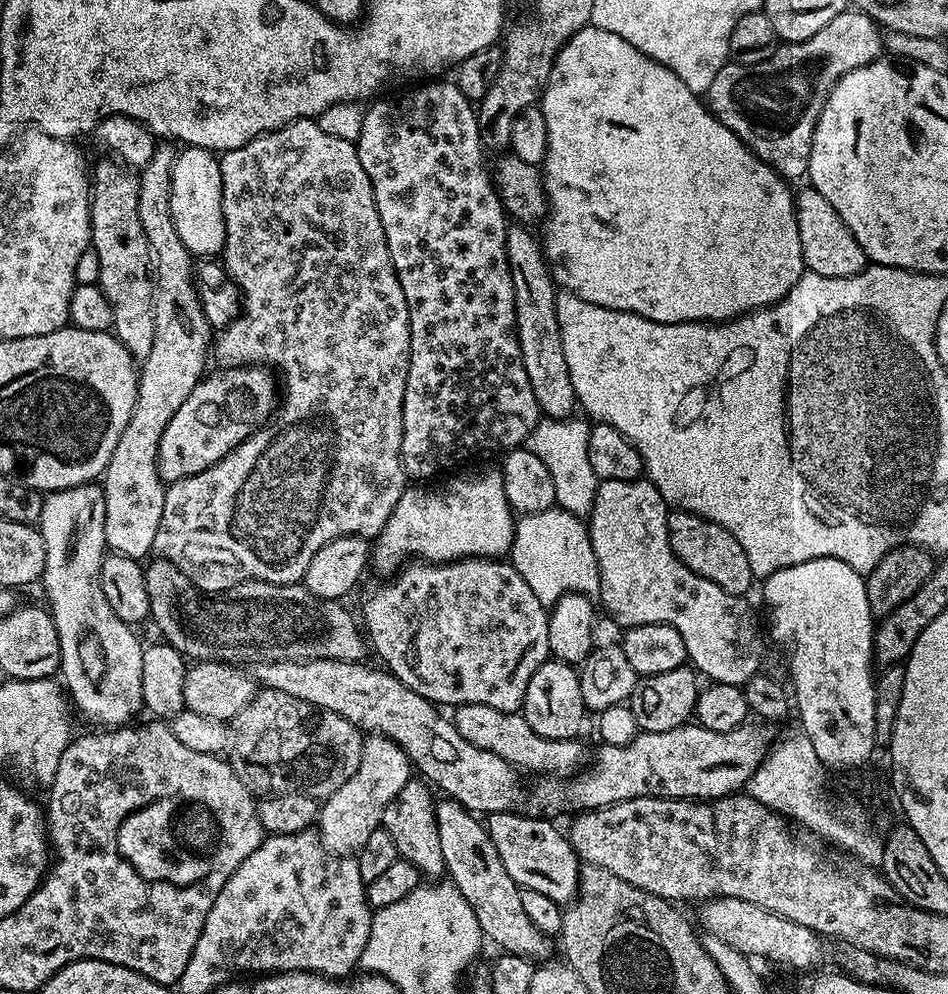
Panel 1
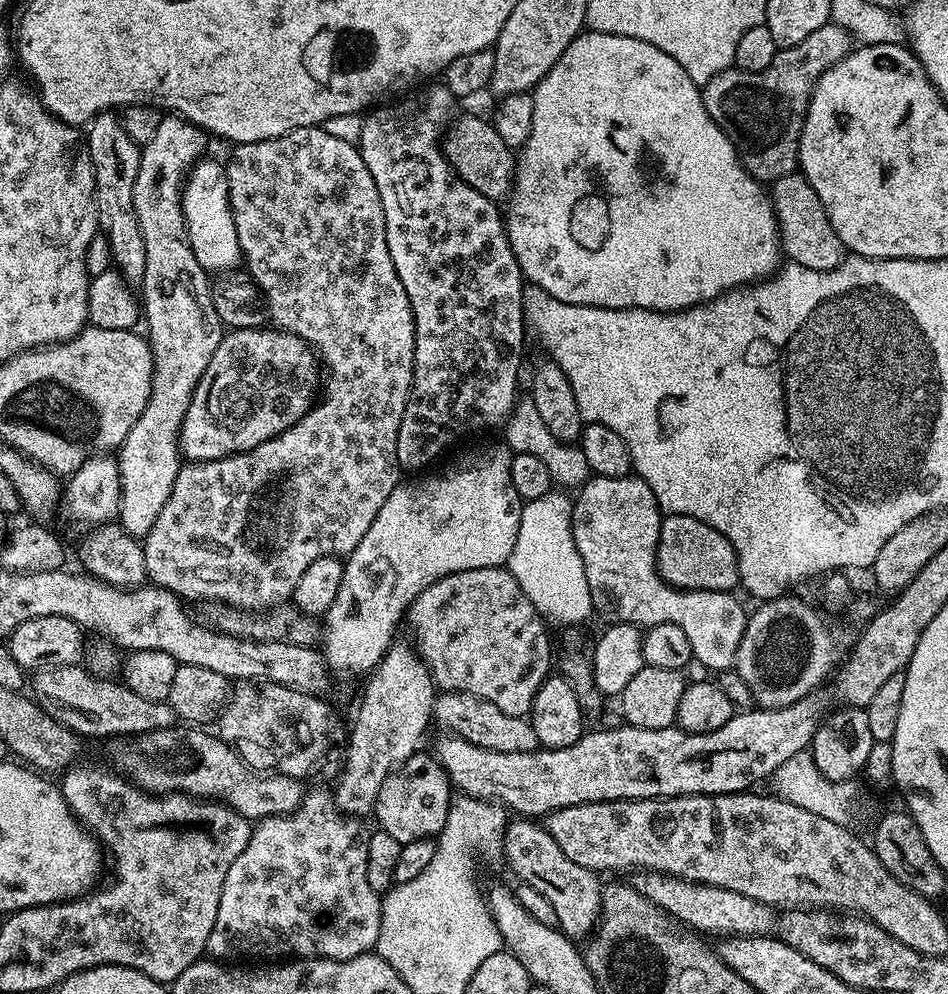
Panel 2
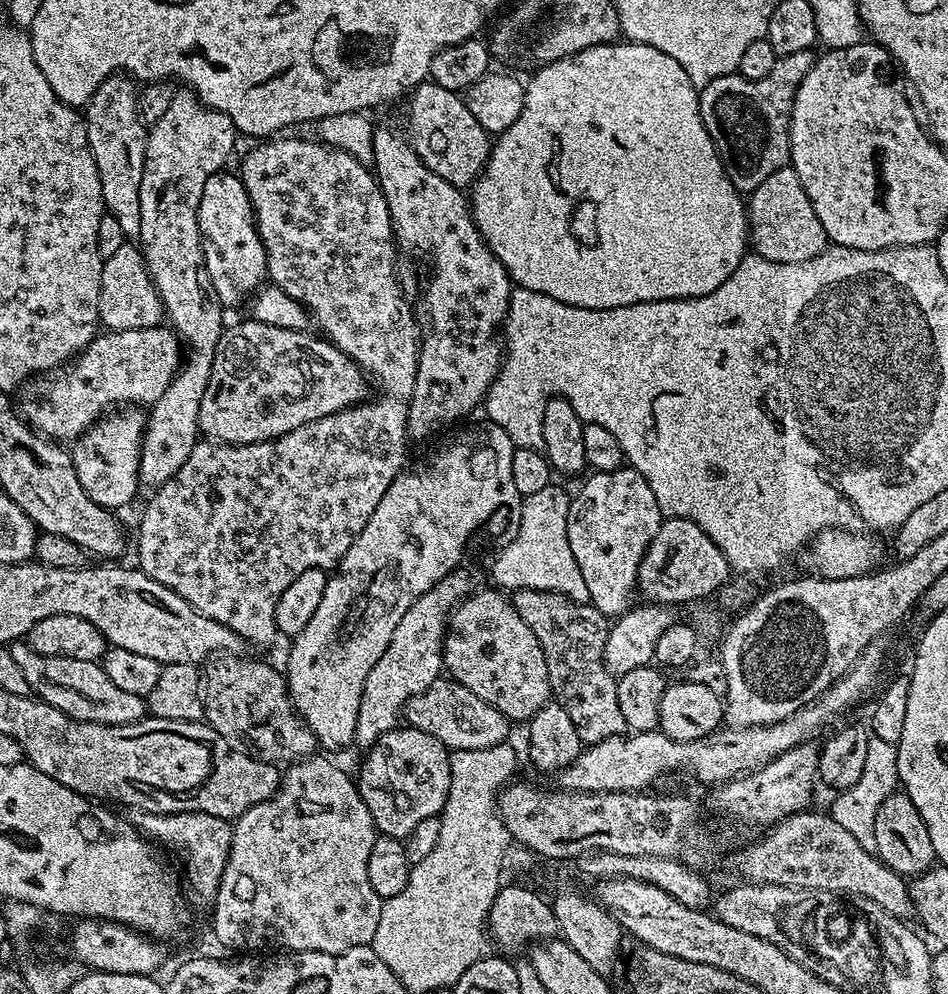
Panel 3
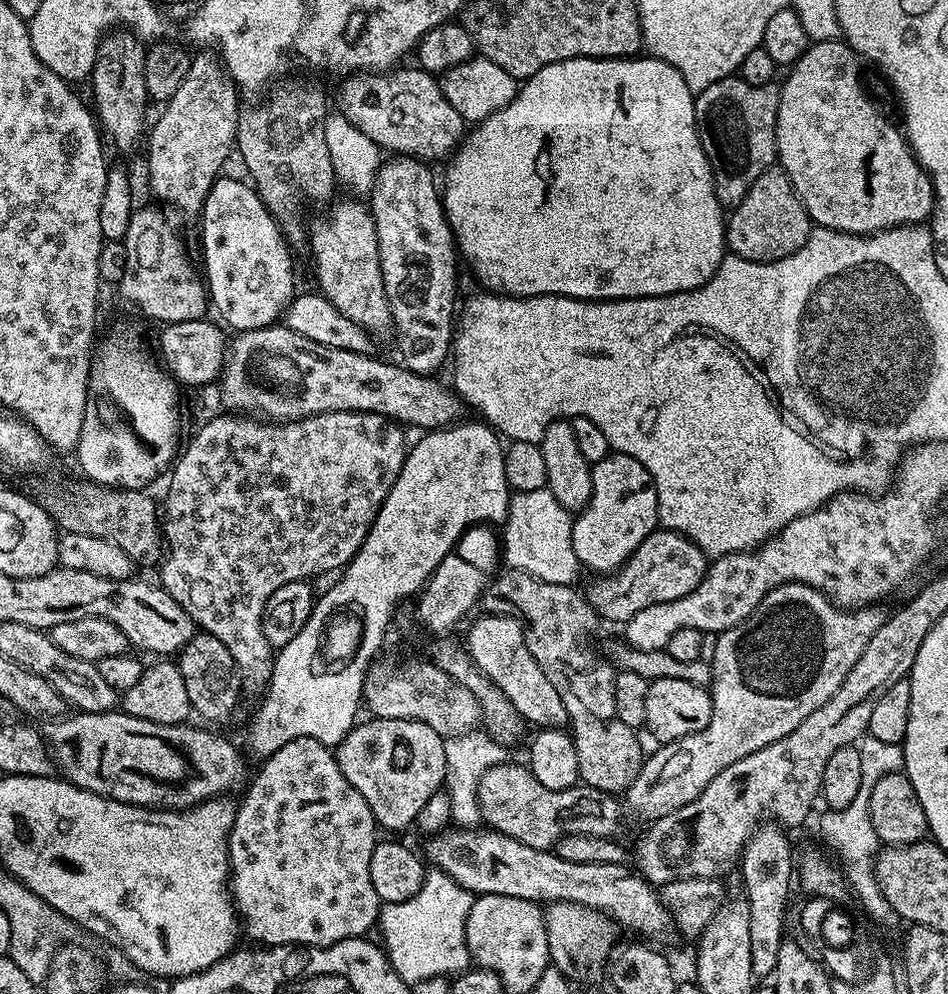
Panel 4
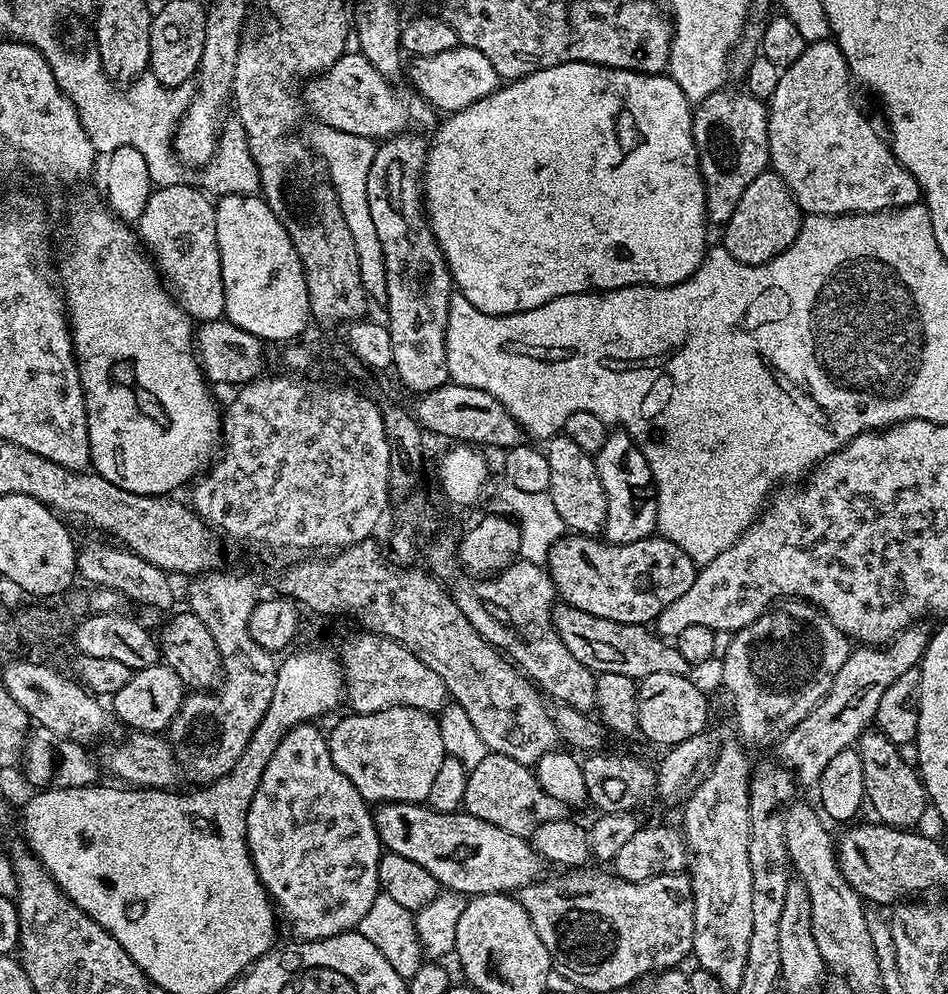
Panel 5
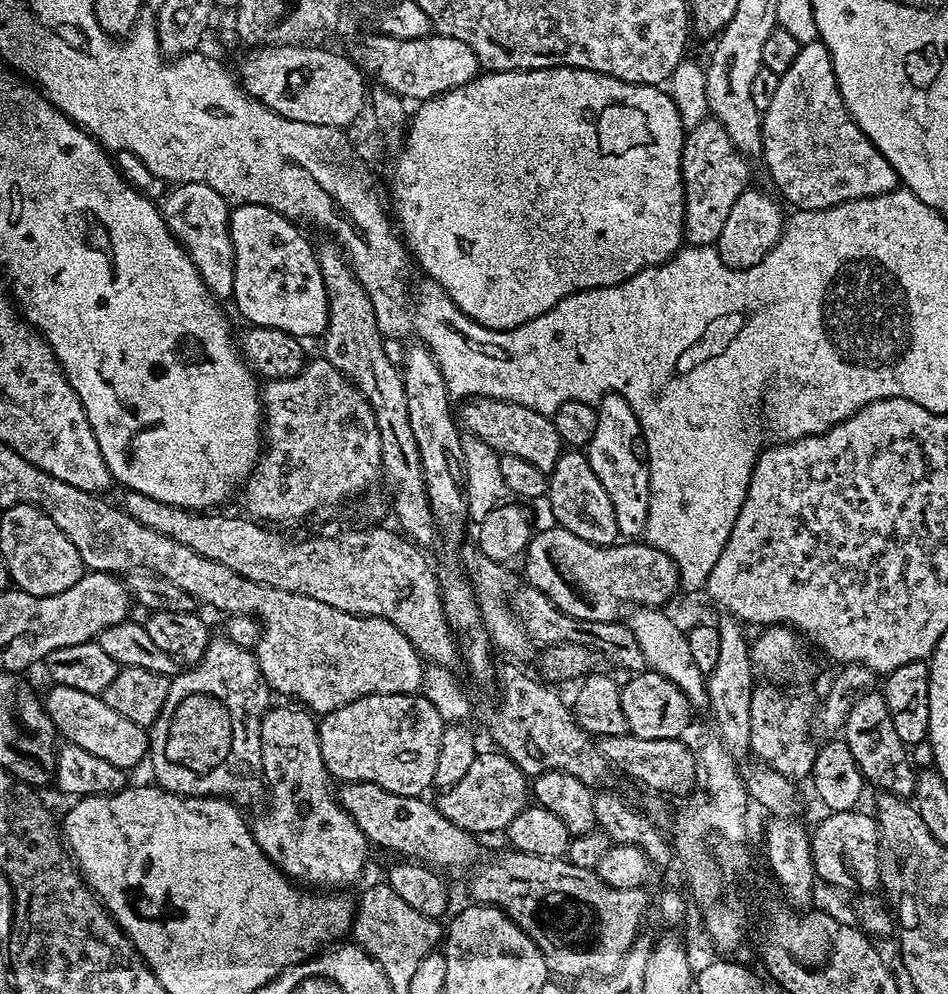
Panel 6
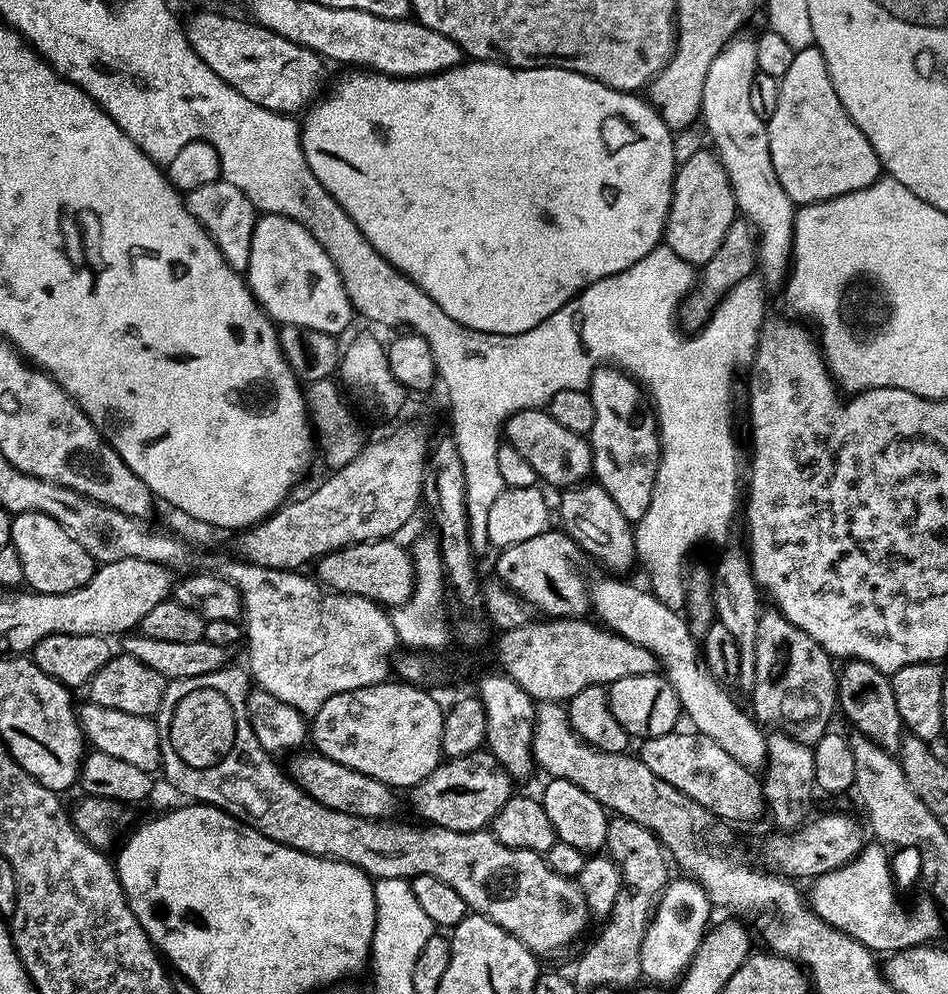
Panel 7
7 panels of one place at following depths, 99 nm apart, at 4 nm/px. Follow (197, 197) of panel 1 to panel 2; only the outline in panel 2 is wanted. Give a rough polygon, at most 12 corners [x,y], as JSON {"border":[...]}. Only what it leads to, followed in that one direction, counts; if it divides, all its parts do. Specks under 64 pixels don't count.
{"border":[[201,158],[180,201],[209,274],[241,263],[223,163]]}

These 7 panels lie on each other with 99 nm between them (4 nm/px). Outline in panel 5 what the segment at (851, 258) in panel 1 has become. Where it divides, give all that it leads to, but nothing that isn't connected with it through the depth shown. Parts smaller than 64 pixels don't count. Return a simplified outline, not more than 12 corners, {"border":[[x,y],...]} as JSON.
{"border":[[766,170],[723,225],[725,248],[765,264],[798,238],[802,213]]}

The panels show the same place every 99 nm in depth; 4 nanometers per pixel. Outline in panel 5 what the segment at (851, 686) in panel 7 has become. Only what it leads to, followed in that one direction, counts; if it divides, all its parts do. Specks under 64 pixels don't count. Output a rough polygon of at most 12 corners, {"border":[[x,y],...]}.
{"border":[[879,730],[858,741],[866,804],[891,828],[930,808],[919,771]]}

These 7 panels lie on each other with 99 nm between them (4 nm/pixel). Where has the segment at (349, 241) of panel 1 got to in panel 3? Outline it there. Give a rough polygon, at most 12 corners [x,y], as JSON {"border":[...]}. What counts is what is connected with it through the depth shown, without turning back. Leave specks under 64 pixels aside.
{"border":[[268,138],[238,175],[267,279],[381,400],[197,442],[138,567],[277,639],[405,467],[420,354],[369,165]]}

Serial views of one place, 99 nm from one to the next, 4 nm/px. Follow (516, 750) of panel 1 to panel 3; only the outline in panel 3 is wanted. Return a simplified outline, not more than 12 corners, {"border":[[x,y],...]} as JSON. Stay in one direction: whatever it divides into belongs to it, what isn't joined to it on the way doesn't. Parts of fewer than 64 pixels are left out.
{"border":[[451,678],[402,716],[449,750],[509,739],[510,721]]}

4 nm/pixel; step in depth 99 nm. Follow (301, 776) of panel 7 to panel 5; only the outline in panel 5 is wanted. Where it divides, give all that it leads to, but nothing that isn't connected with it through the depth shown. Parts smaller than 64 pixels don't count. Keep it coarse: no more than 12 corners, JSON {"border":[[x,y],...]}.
{"border":[[423,803],[375,809],[380,843],[468,898],[541,879],[525,837]]}

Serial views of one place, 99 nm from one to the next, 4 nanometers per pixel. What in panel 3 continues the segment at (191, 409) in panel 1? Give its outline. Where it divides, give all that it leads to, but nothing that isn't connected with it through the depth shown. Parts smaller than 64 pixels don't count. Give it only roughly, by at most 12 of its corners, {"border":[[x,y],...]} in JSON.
{"border":[[225,327],[198,410],[221,444],[365,403],[327,339]]}

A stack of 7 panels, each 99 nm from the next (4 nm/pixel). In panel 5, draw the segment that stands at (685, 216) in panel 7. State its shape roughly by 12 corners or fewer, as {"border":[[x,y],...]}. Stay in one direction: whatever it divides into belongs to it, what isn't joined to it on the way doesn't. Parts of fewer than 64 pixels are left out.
{"border":[[746,90],[695,105],[713,225],[769,167],[768,104]]}

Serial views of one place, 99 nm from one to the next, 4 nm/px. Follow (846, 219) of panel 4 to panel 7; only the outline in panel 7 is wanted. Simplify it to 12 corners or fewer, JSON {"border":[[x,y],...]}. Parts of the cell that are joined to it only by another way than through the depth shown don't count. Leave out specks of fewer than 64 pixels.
{"border":[[801,48],[766,122],[797,206],[881,179],[819,48]]}

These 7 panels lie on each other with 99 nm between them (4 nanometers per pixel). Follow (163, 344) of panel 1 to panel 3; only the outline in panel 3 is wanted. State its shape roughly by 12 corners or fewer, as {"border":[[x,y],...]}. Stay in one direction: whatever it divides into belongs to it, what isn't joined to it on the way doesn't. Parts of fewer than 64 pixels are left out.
{"border":[[188,90],[148,128],[138,244],[186,359],[146,412],[139,483],[201,435],[226,321],[200,245],[234,122]]}

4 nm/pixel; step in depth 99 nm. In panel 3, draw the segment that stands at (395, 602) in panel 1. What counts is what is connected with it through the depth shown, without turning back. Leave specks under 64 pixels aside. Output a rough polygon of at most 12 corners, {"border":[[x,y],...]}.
{"border":[[503,591],[457,604],[451,679],[510,722],[550,702],[546,658]]}

